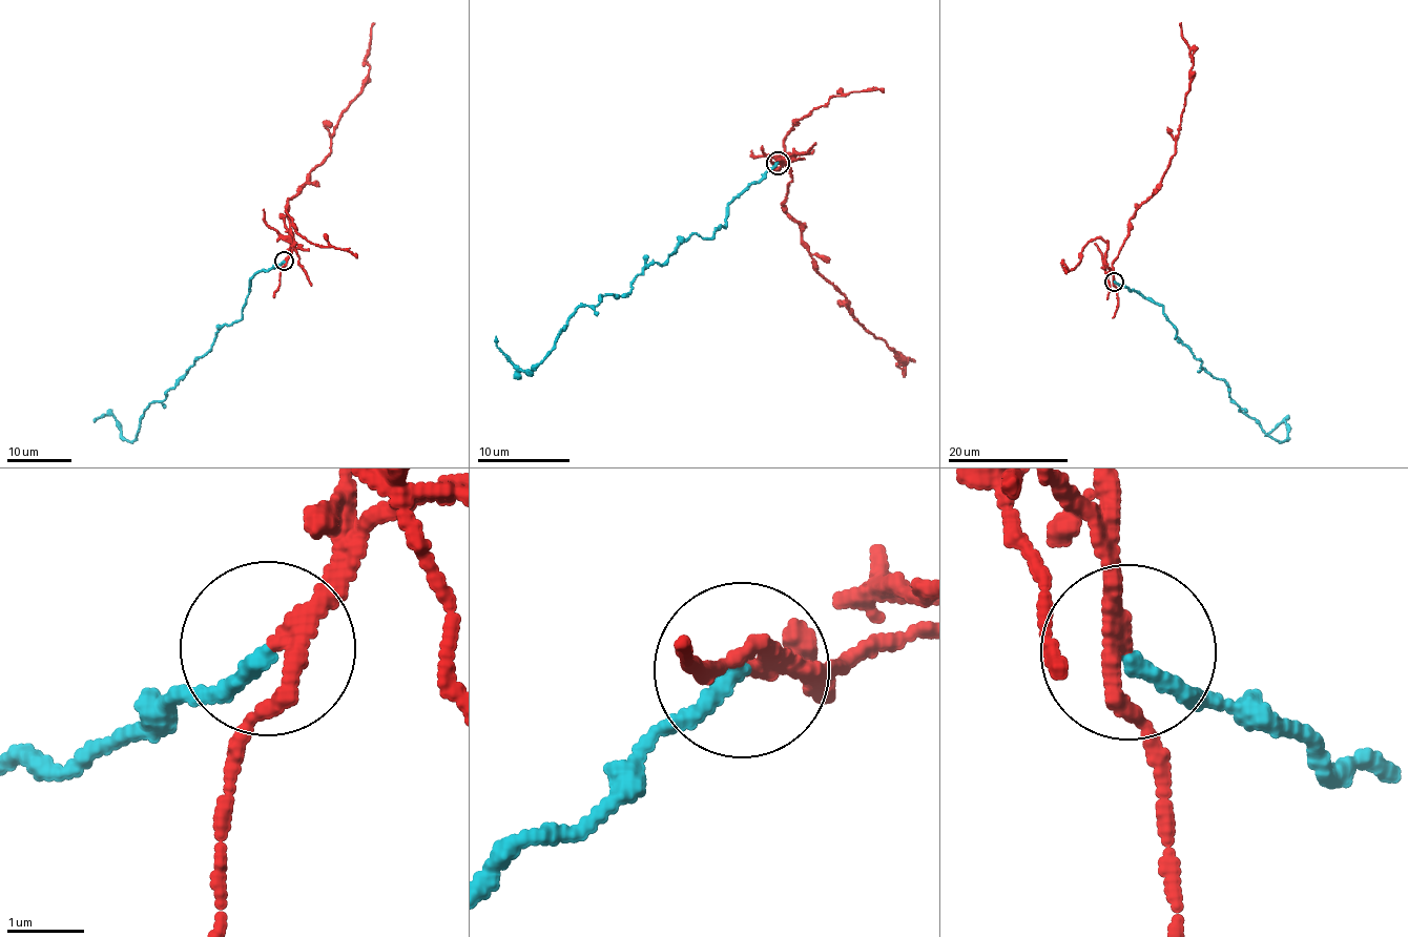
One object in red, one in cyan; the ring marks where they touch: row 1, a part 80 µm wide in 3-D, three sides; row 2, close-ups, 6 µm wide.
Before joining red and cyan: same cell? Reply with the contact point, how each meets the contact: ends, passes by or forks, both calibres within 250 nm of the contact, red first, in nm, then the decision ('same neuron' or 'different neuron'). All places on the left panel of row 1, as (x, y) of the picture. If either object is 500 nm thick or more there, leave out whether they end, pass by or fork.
place (284, 261); red passes by; cyan ends; calibres 200 and 200 nm; different neuron

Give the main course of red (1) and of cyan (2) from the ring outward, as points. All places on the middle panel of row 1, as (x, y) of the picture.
1: (778, 163), (793, 180), (782, 201), (812, 263), (862, 327), (902, 365), (914, 361)
2: (778, 163), (729, 204), (713, 237), (690, 234), (624, 295), (581, 306), (530, 371), (495, 336)

